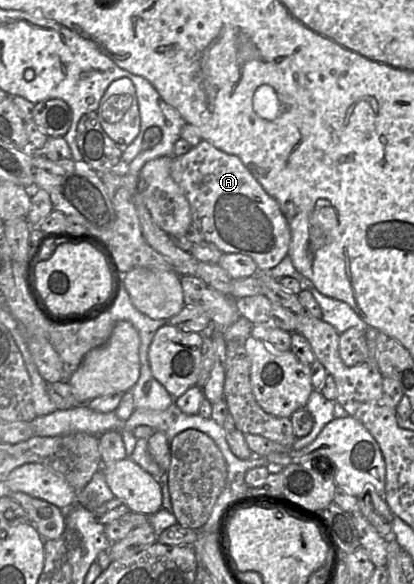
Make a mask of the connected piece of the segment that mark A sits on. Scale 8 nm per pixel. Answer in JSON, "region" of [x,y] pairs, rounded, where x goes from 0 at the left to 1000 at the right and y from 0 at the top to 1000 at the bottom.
{"region":[[[488,240],[449,264],[418,271],[413,300],[452,339],[464,385],[486,397],[493,413],[517,418],[539,433],[606,440],[626,466],[655,462],[696,437],[703,396],[671,346],[645,330],[572,267],[543,262],[507,243]]]}

